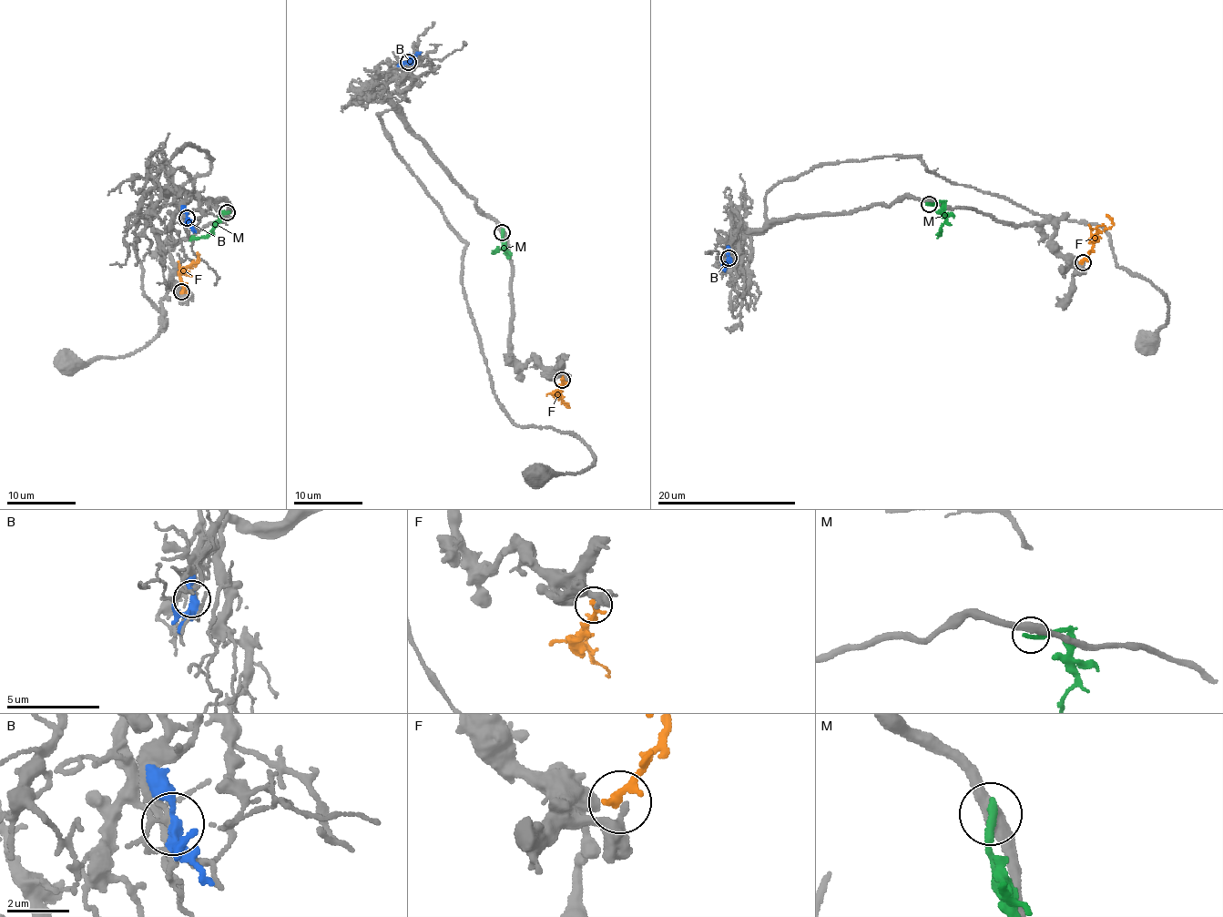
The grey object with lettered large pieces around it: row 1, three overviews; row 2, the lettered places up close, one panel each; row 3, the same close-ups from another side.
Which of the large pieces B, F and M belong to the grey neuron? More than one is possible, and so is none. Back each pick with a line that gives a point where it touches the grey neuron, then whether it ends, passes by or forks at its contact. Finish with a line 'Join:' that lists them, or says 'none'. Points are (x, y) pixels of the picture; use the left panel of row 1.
Join: none

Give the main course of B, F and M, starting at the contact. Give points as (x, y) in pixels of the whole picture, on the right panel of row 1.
B: (728, 257), (724, 270)
F: (1082, 261), (1099, 231), (1113, 225), (1105, 214)
M: (929, 203), (941, 202), (945, 219), (937, 238)

